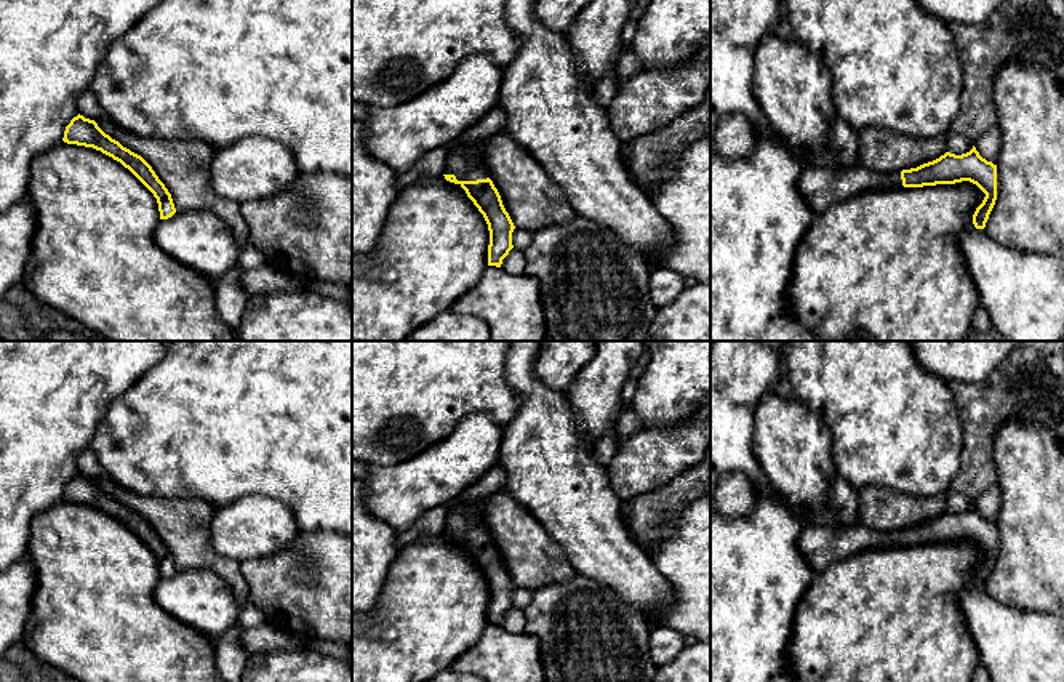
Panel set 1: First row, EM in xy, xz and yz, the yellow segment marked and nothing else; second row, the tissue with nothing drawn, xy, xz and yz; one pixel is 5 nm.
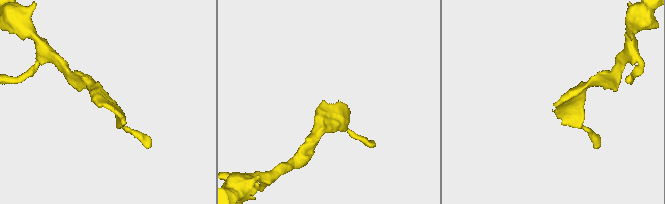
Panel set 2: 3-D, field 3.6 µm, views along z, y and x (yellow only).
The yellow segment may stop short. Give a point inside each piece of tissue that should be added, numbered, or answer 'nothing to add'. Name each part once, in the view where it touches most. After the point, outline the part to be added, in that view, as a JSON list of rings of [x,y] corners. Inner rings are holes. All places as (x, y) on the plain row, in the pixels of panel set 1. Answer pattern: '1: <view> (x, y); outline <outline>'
1: xz (464, 519); outline [[[491,496],[480,499],[461,499],[451,503],[451,511],[446,517],[445,533],[454,533],[458,540],[477,540],[490,536],[490,530],[482,517],[482,507]]]

